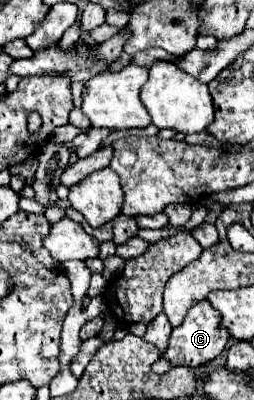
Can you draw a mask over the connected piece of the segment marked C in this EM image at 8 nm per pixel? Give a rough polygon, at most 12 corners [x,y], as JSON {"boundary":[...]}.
{"boundary":[[209,301],[189,309],[153,365],[203,367],[229,339]]}

